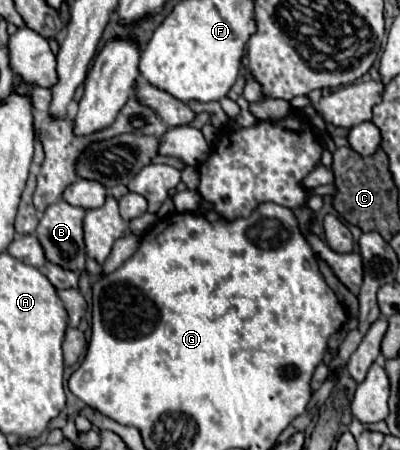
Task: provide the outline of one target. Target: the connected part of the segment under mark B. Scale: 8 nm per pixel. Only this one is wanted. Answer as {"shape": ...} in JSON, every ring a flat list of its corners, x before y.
{"shape":[[59,200,59,202,51,204,43,212,43,216,39,220,37,234,39,234,39,242,41,242,49,262,59,264,59,266,63,266,67,270,81,270,81,272,85,272,87,254,85,254,85,244,83,244,83,216,85,216,83,208,71,206,65,200]]}

